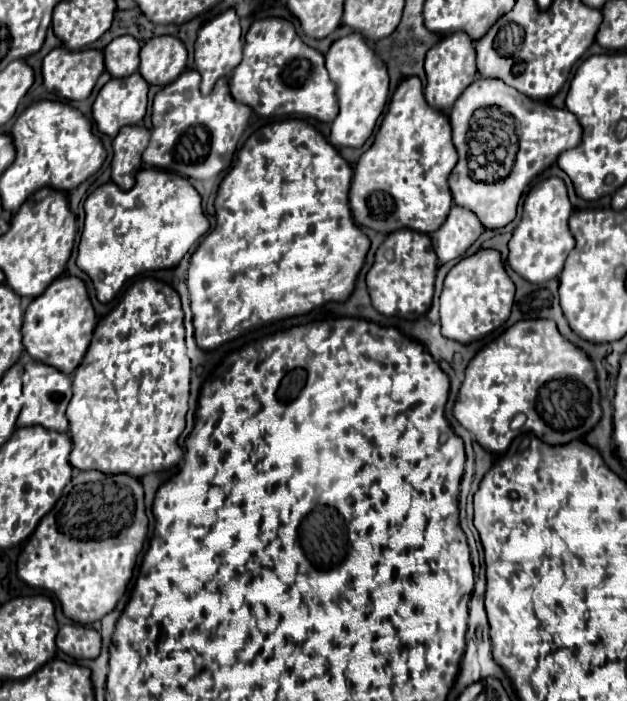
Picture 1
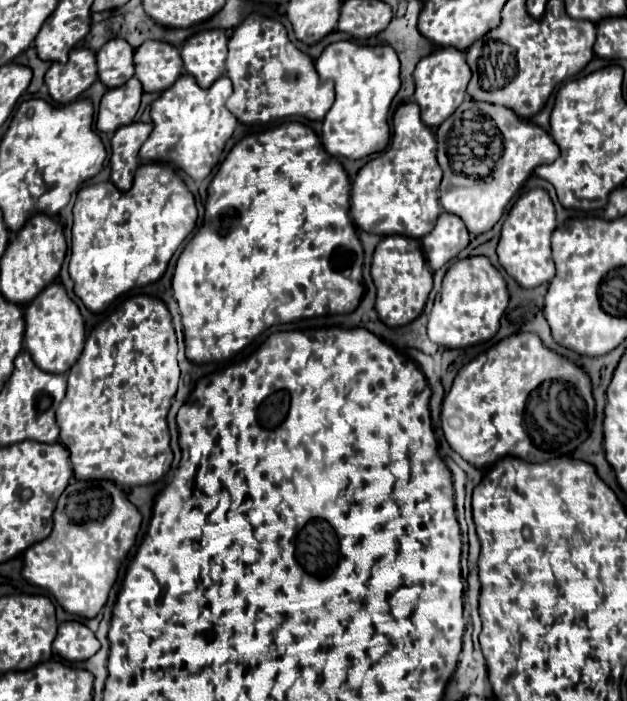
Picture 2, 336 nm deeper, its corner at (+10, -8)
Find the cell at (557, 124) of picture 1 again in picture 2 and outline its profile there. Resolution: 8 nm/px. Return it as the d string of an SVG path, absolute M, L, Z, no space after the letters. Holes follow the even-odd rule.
M467 100L457 110L457 116L469 116L469 112L473 112L473 116L481 116L481 120L489 120L489 124L493 124L493 132L497 132L497 136L503 137L501 138L503 156L497 162L497 168L487 178L477 178L453 172L449 168L449 160L447 160L445 152L441 150L441 164L439 166L443 170L443 182L439 186L439 202L445 208L445 212L459 216L465 222L467 230L477 236L477 234L489 232L497 224L497 220L505 212L505 206L519 192L519 188L533 174L533 170L539 164L551 164L553 160L559 158L561 152L559 152L559 146L555 144L555 140L541 126L537 126L525 118L519 118L507 106ZM477 108L481 112L477 112ZM489 116L493 116L493 120Z

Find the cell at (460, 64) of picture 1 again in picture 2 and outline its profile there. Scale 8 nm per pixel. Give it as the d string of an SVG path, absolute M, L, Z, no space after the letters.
M449 46L449 48L439 48L439 50L431 52L429 56L425 56L417 64L413 78L415 78L415 100L421 108L421 120L429 128L437 128L467 98L465 90L471 80L471 68L465 62L465 52Z

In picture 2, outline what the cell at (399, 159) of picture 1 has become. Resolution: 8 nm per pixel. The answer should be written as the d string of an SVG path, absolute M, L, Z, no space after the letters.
M415 102L401 104L393 114L391 142L377 158L369 160L353 180L351 218L355 226L379 236L427 236L441 214L437 190L443 174L435 154L437 142L433 132L421 122L419 106Z

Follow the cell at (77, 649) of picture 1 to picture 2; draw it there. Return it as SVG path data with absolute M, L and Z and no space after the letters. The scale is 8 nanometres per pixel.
M63 622L59 626L53 650L69 662L83 662L99 650L99 640L81 622Z

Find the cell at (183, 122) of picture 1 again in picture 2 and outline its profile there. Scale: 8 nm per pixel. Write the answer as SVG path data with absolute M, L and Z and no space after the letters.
M181 74L177 82L151 104L153 132L141 146L139 158L145 162L175 166L195 182L207 178L213 166L219 162L225 142L231 138L237 126L237 118L225 106L229 96L231 80L227 76L215 80L211 88L199 88L191 74Z

